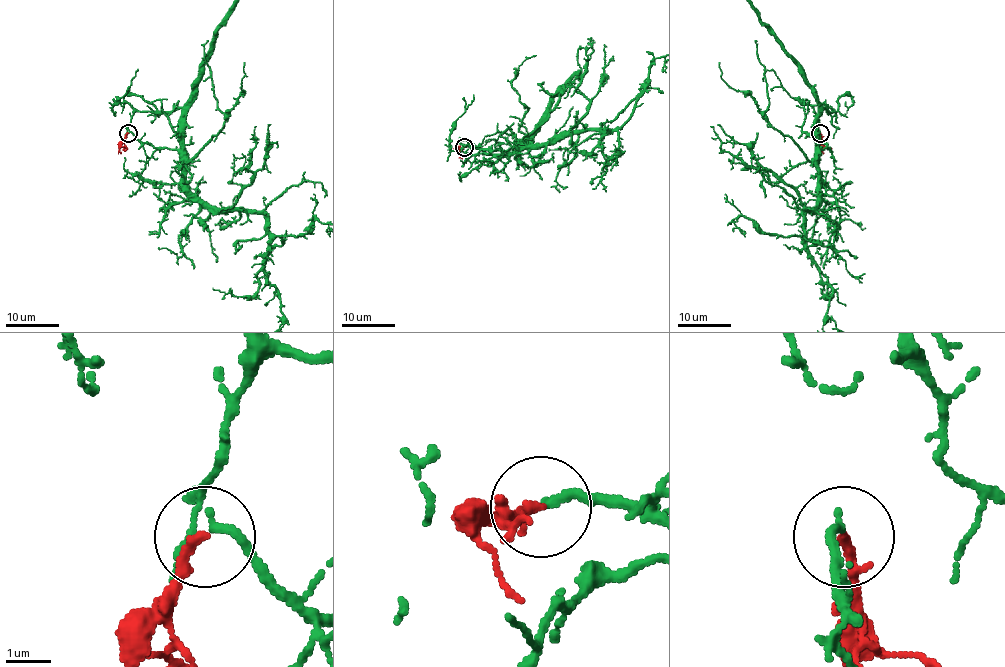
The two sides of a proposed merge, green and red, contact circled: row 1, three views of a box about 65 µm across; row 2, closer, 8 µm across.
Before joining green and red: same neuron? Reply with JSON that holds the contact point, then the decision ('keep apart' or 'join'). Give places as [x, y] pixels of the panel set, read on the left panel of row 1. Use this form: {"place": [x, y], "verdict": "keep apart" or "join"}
{"place": [128, 133], "verdict": "join"}

